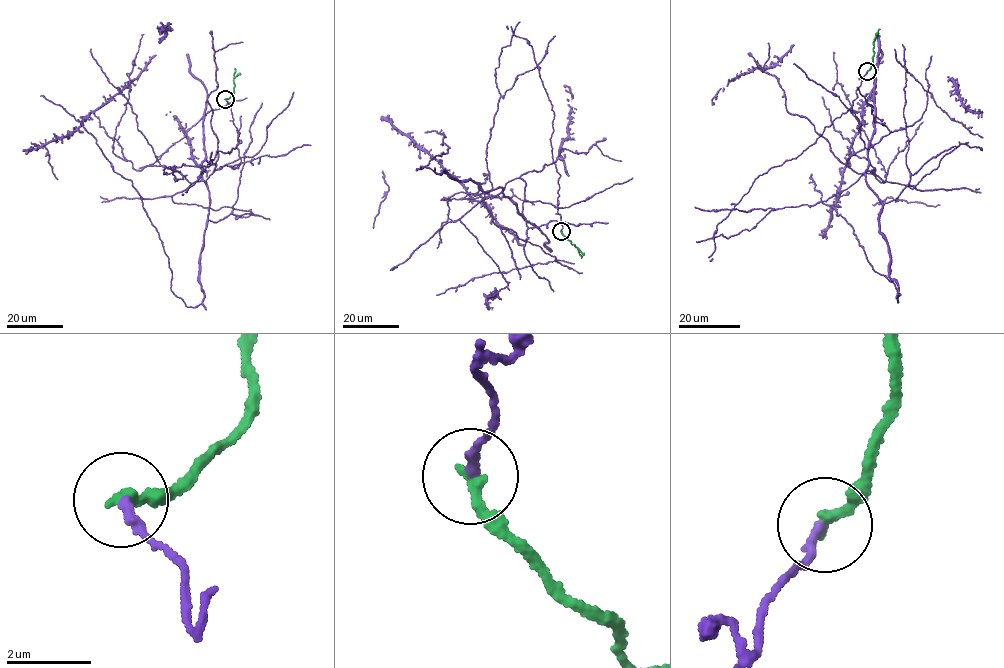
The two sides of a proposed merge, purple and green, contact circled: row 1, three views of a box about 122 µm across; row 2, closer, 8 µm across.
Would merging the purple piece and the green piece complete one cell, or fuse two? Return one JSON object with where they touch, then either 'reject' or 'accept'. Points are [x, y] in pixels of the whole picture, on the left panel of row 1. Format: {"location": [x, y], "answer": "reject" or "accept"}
{"location": [225, 99], "answer": "accept"}

